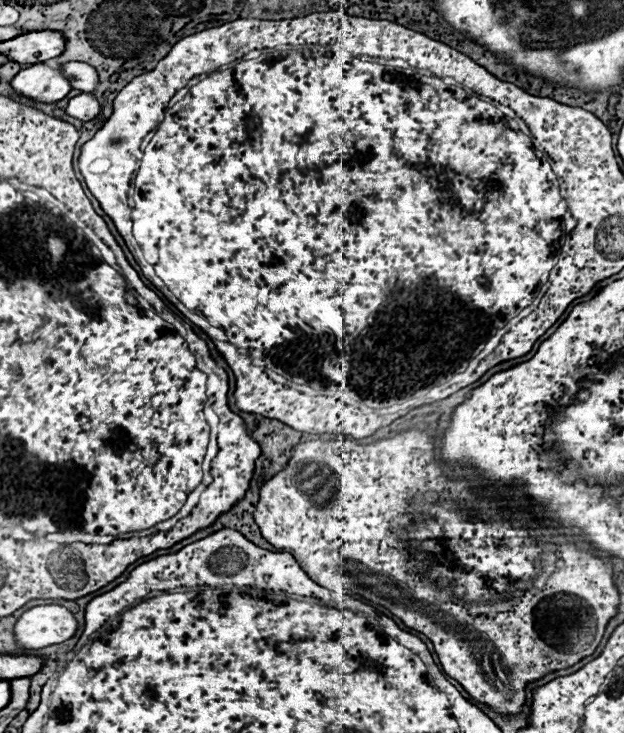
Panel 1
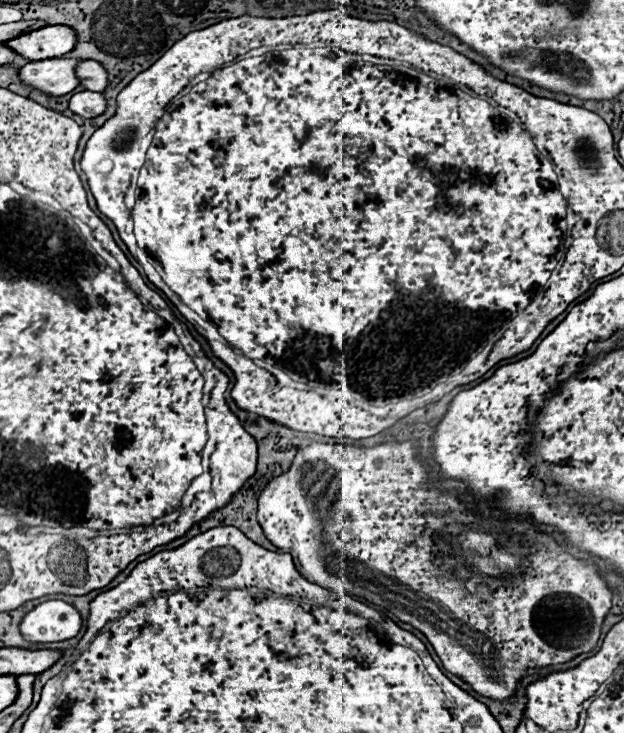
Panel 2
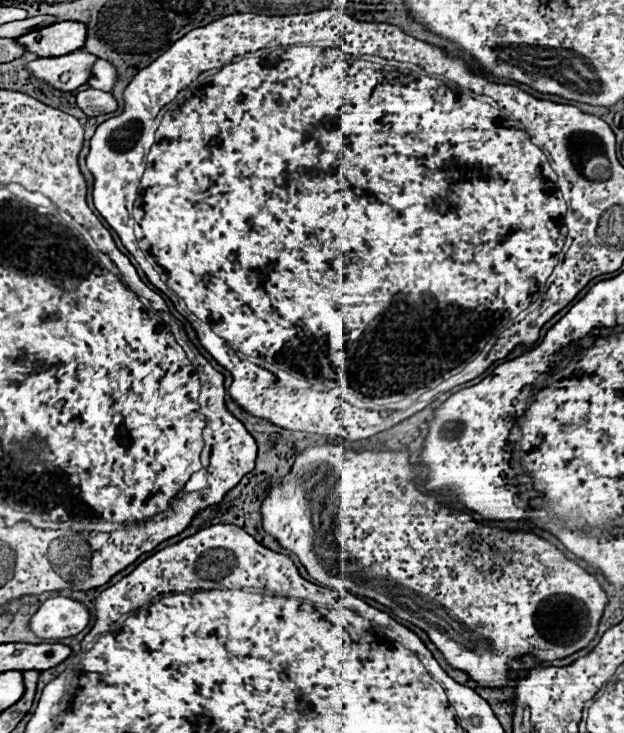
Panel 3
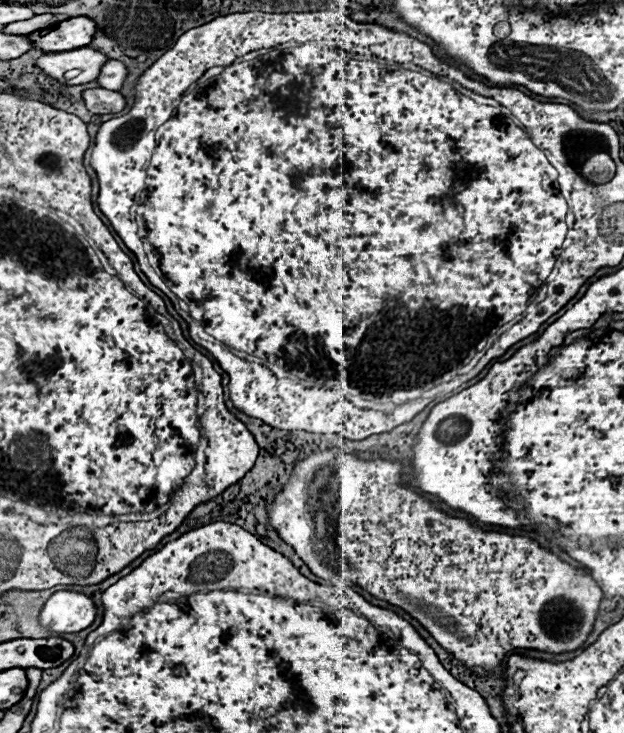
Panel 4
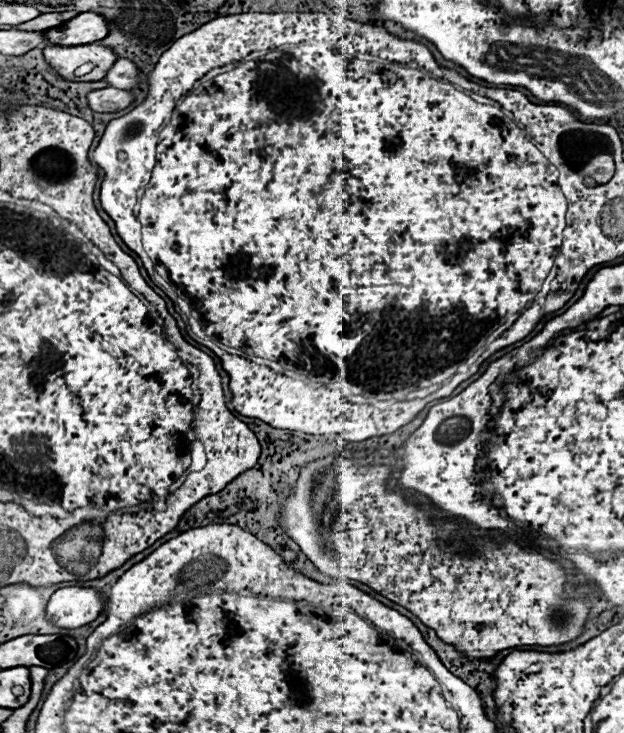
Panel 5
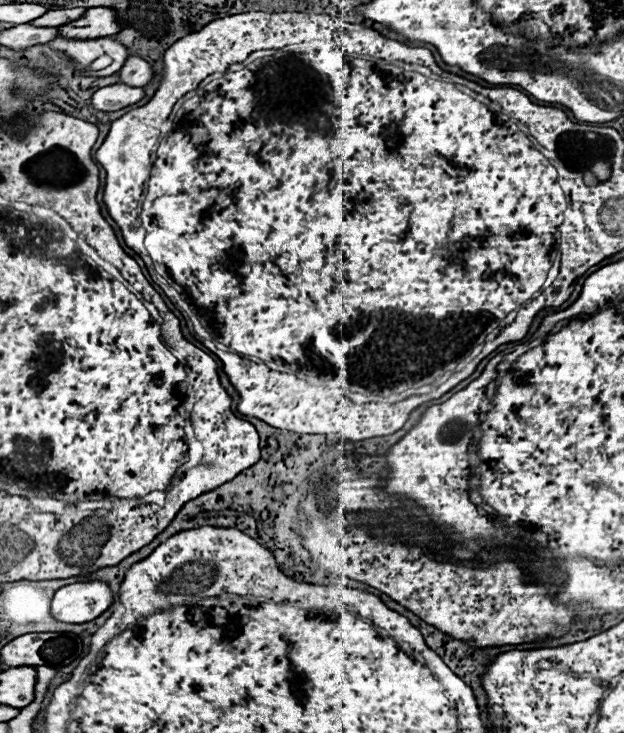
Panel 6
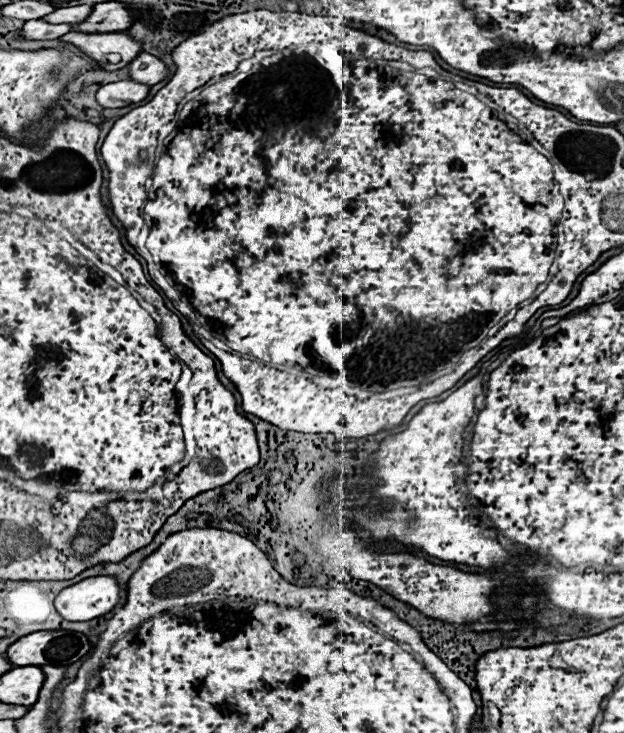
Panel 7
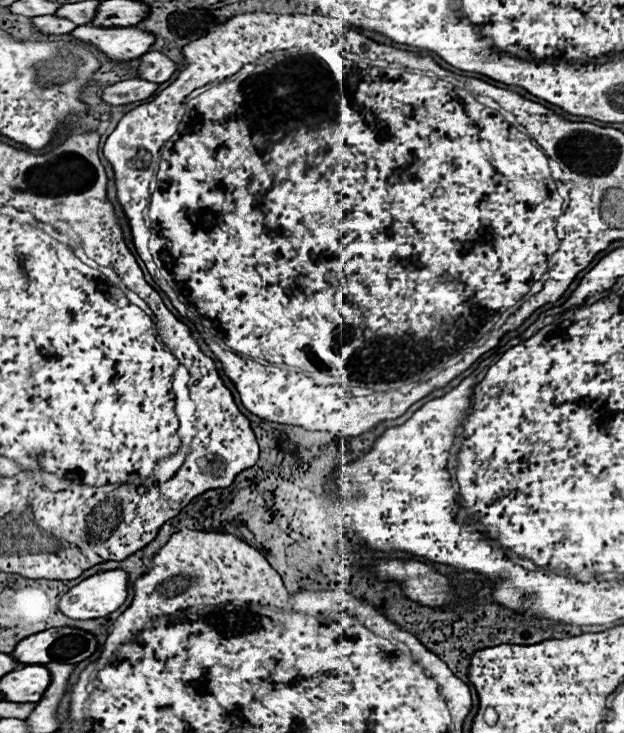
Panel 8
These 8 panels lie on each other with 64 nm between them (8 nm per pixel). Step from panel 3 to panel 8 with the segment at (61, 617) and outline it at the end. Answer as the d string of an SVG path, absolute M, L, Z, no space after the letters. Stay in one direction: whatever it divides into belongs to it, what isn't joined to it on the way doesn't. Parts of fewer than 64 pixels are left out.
M120 568L94 574L60 600L60 610L74 620L104 618L126 602L128 586L128 572Z

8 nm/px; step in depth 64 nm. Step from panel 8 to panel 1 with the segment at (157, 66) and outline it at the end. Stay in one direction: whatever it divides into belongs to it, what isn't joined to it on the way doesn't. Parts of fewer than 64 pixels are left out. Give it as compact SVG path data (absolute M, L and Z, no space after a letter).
M86 62L64 64L64 74L68 74L68 78L72 78L72 88L78 88L78 90L94 92L100 84L100 76L98 76L96 68Z

